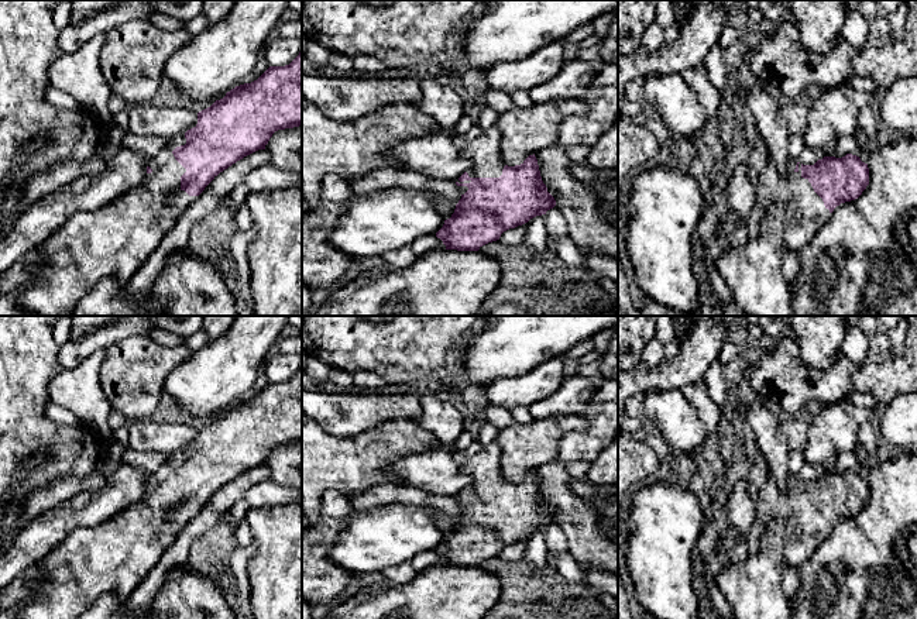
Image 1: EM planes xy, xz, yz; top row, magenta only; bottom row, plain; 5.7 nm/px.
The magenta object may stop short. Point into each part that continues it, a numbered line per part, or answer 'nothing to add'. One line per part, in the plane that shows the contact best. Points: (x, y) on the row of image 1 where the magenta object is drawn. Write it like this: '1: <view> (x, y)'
1: xz (484, 152)

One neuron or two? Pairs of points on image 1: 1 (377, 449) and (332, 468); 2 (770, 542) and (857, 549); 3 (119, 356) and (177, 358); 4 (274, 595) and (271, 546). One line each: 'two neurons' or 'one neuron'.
1: one neuron
2: two neurons
3: one neuron
4: one neuron

